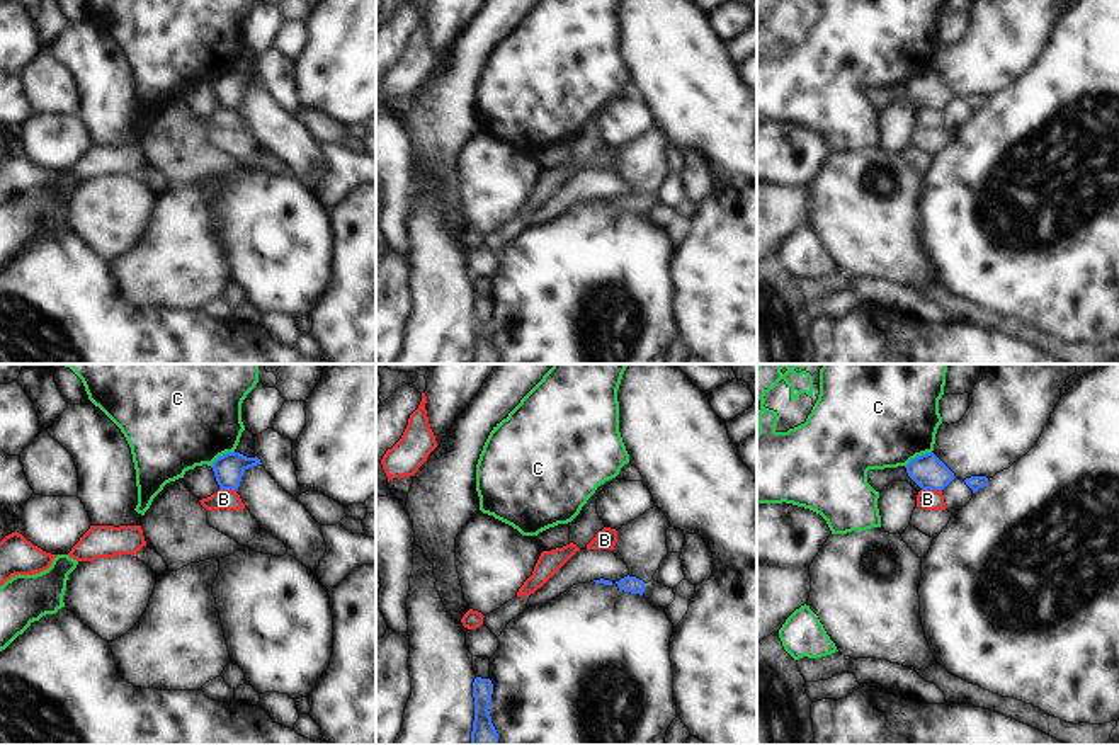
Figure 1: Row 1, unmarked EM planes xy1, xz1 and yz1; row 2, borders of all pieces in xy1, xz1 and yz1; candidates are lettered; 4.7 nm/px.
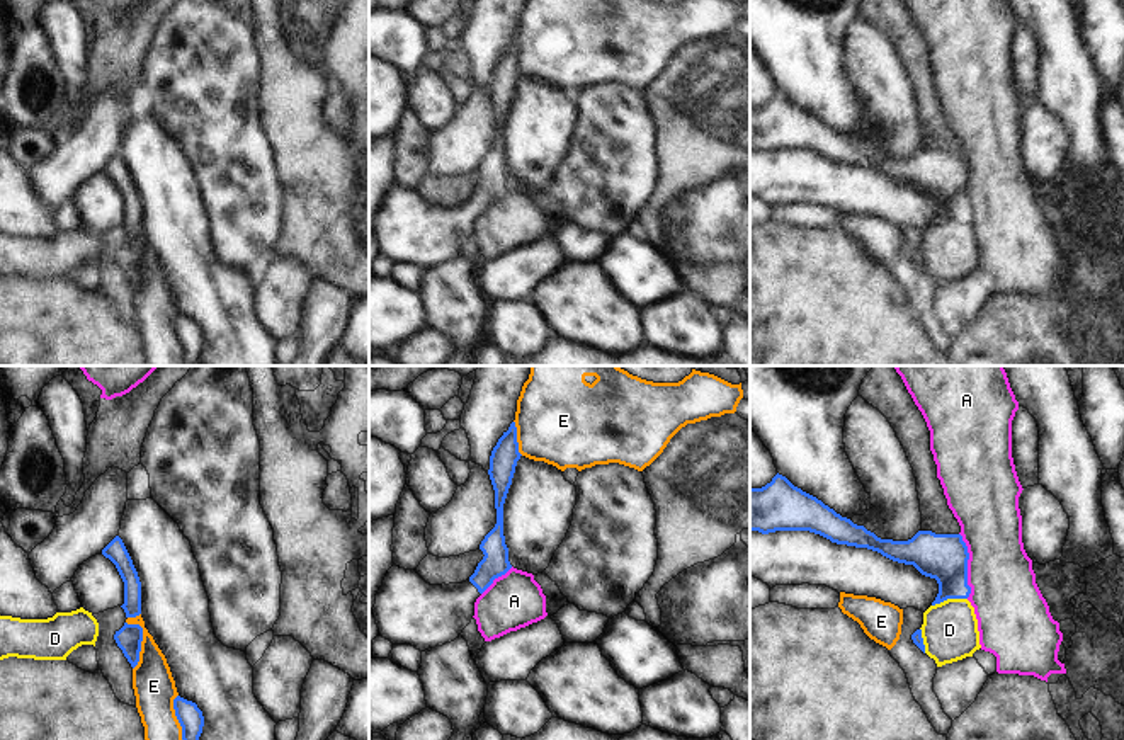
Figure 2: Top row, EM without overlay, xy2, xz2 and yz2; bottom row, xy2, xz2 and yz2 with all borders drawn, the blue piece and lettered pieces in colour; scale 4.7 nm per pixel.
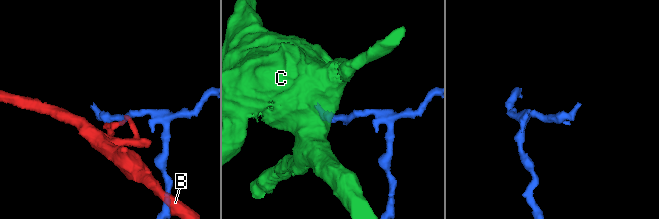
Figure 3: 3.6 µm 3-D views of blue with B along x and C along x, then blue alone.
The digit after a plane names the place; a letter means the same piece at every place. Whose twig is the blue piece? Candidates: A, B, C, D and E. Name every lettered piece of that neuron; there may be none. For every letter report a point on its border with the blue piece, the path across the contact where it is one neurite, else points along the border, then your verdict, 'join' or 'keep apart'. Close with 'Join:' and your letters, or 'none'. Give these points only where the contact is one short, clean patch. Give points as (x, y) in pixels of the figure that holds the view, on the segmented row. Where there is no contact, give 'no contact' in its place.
A: meets blue in yz2 at (966, 565); border along yz2 (959, 533), (968, 553), (968, 597); keep apart
B: meets blue in yz1 at (932, 489); keep apart
C: meets blue in yz1 at (917, 456); border along yz1 (931, 451), (915, 456), (905, 466); keep apart
D: meets blue in yz2 at (949, 597); border along yz2 (966, 597), (948, 597), (932, 606); keep apart
E: meets blue in xy2 at (141, 640); keep apart
Join: none

